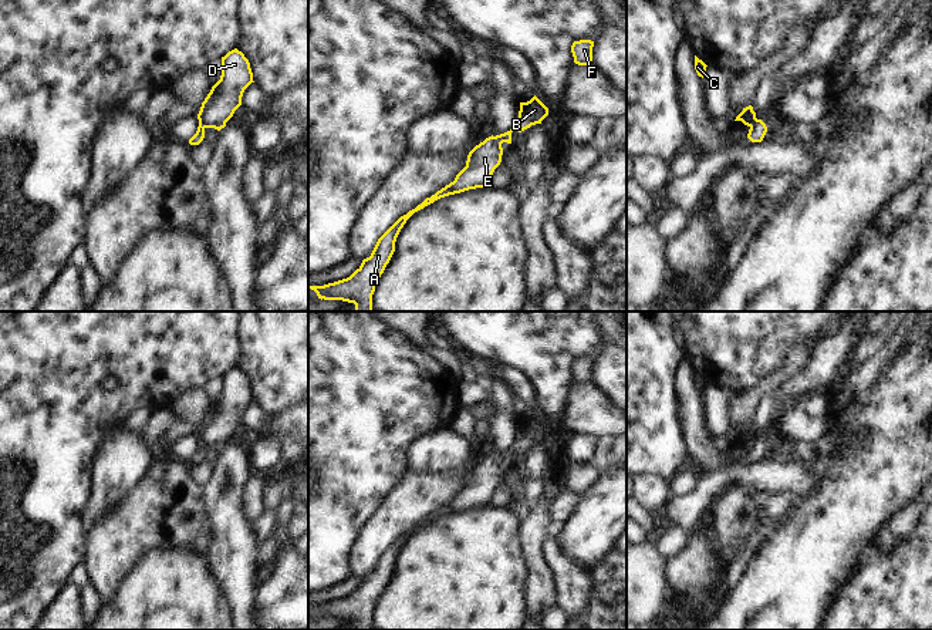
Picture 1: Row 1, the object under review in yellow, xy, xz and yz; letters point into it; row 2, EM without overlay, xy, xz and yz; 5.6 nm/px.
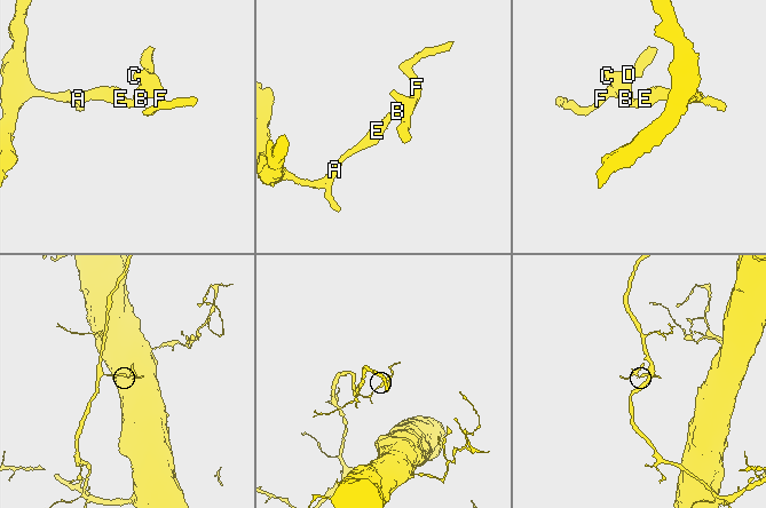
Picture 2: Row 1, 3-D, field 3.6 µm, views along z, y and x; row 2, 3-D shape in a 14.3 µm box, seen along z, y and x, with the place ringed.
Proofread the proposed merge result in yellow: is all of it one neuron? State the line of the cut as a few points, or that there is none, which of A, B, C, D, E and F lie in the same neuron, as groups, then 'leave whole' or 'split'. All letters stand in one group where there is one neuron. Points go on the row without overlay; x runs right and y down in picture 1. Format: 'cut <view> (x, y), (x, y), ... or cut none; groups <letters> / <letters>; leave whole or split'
cut none; groups A B C D E F; leave whole

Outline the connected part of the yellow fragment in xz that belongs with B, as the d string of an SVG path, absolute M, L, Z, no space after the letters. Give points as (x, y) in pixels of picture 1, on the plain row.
M534 414L527 421L520 421L519 437L510 449L489 455L476 464L467 474L466 485L456 493L455 499L426 516L415 528L401 535L376 560L369 576L364 577L361 584L347 597L324 604L308 604L318 617L342 619L355 623L355 630L372 630L372 613L378 597L384 592L394 570L396 556L406 539L418 529L435 519L460 512L469 508L489 505L494 488L502 481L502 462L511 462L513 449L524 449L531 444L541 442L548 434L548 427Z

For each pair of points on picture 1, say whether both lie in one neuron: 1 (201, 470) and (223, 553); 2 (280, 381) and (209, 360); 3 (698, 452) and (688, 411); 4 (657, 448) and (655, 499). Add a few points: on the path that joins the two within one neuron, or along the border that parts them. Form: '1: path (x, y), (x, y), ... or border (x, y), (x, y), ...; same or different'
1: border (212, 465), (212, 474), (202, 487); different
2: border (239, 333), (239, 359), (235, 366); different
3: path (698, 442), (694, 421); same
4: border (641, 474), (655, 474), (668, 481); different

